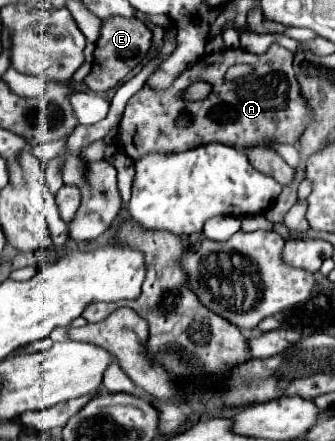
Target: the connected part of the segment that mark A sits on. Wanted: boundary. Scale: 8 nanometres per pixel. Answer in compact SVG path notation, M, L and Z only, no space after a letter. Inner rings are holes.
M271 45L267 53L253 55L245 49L223 49L215 53L207 53L197 65L185 69L177 81L173 81L171 89L159 93L159 89L151 89L151 85L143 85L139 93L127 101L125 113L119 121L119 149L127 153L133 161L147 153L173 153L187 151L205 143L225 143L235 149L265 145L267 141L279 141L295 145L301 131L311 123L311 111L301 95L301 89L293 77L293 53L283 49L281 45ZM233 65L251 65L253 73L247 77L239 77L233 81L225 79L225 73ZM195 81L211 83L211 93L203 101L183 101L181 93ZM187 113L191 125L179 127L179 117Z

